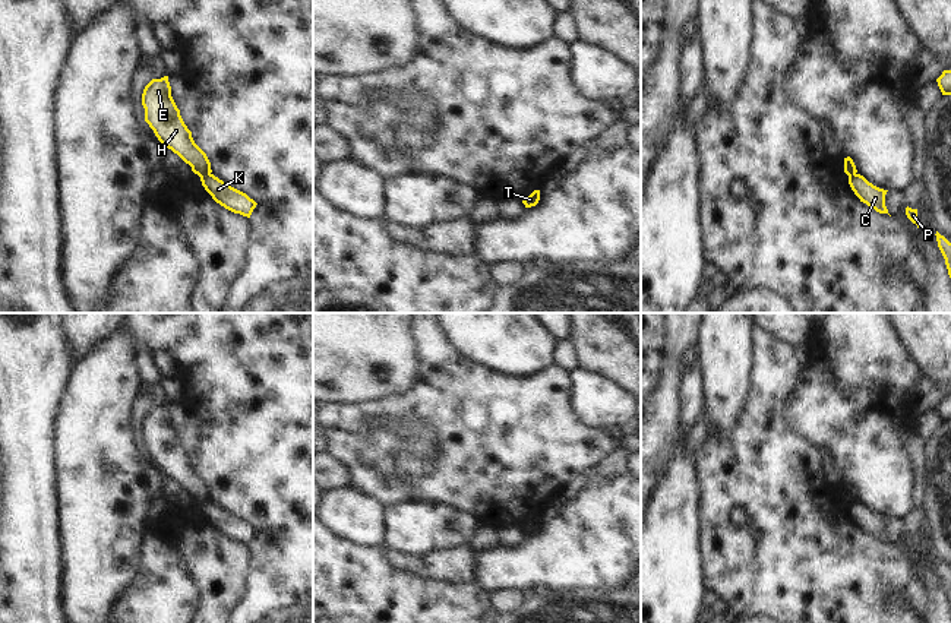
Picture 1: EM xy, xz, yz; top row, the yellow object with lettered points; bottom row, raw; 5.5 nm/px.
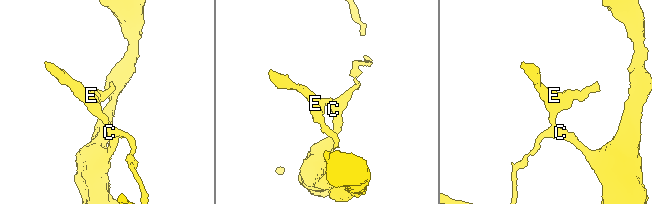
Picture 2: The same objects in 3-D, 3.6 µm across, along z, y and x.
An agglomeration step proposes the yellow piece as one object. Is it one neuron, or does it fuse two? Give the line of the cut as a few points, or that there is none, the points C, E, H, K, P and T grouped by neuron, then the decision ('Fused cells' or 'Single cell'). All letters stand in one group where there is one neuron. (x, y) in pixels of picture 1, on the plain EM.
Split along xy (209, 500), (201, 505). Groups: C K P / E H T. Fused cells

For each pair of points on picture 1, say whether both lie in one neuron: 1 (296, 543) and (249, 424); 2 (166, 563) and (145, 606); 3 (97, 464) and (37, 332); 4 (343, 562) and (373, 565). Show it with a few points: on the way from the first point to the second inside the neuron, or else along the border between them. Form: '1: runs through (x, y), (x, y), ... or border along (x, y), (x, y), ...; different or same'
1: border along (297, 525), (291, 528), (261, 530), (258, 533); different
2: runs through (164, 574), (164, 587), (155, 595); same
3: border along (75, 363), (75, 372), (60, 408), (57, 430); different
4: runs through (350, 565), (366, 565); same

